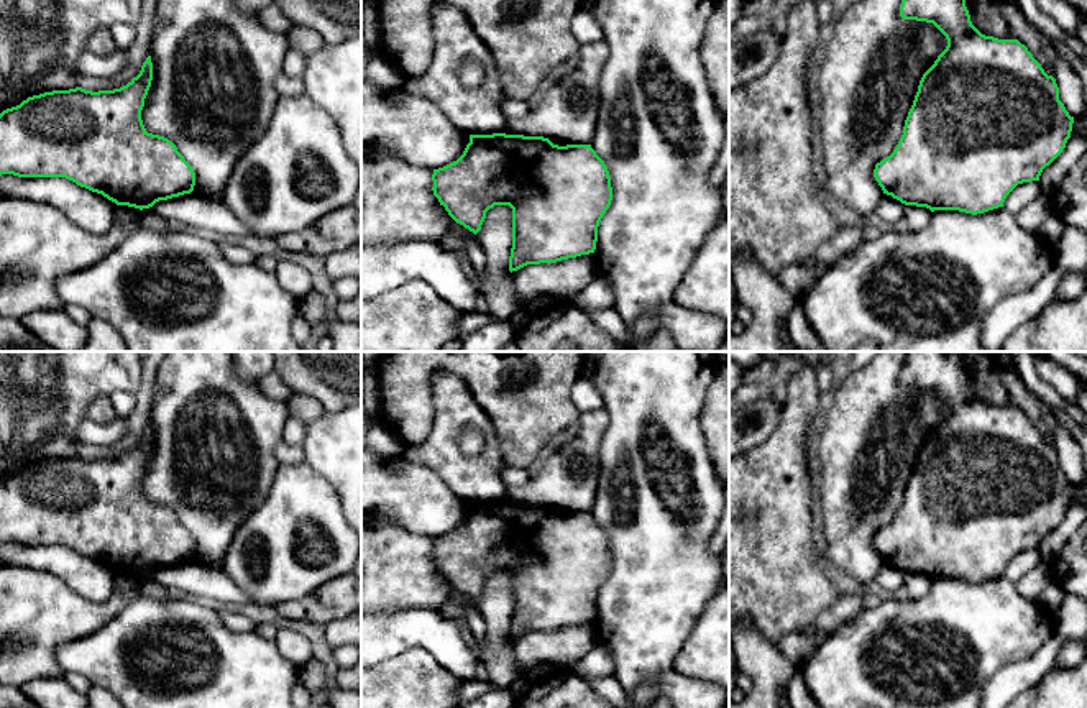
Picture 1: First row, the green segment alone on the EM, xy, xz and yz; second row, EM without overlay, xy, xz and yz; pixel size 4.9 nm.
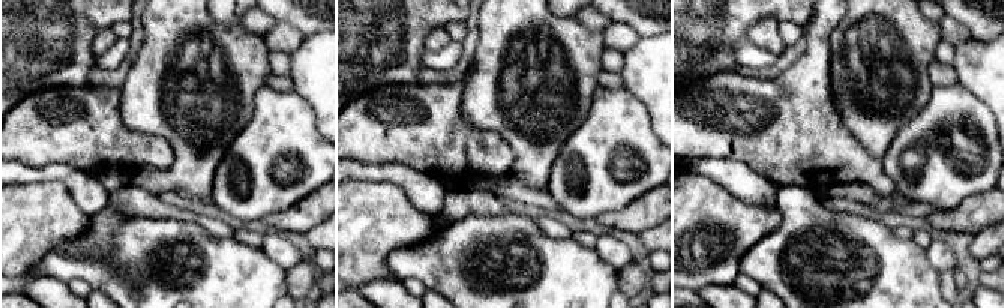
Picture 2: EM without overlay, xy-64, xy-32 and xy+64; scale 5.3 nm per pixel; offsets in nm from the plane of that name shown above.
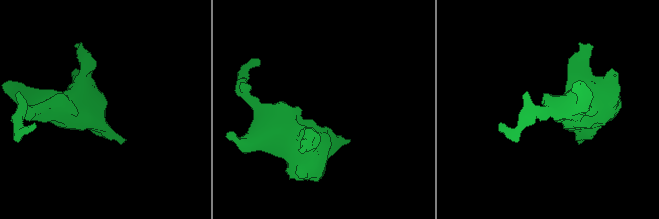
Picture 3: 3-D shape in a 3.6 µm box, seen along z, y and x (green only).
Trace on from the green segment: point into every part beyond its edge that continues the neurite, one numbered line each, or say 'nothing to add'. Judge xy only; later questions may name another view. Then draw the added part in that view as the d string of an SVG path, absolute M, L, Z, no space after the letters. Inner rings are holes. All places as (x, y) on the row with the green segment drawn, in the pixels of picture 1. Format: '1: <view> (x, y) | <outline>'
nothing to add

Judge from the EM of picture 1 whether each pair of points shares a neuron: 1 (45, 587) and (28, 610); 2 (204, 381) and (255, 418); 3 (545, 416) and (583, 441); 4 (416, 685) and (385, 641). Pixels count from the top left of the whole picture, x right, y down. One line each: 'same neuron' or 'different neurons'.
1: same neuron
2: same neuron
3: different neurons
4: different neurons

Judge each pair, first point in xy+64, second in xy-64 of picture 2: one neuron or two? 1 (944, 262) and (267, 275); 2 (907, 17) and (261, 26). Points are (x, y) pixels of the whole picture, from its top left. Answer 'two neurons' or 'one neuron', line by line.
1: two neurons
2: two neurons

